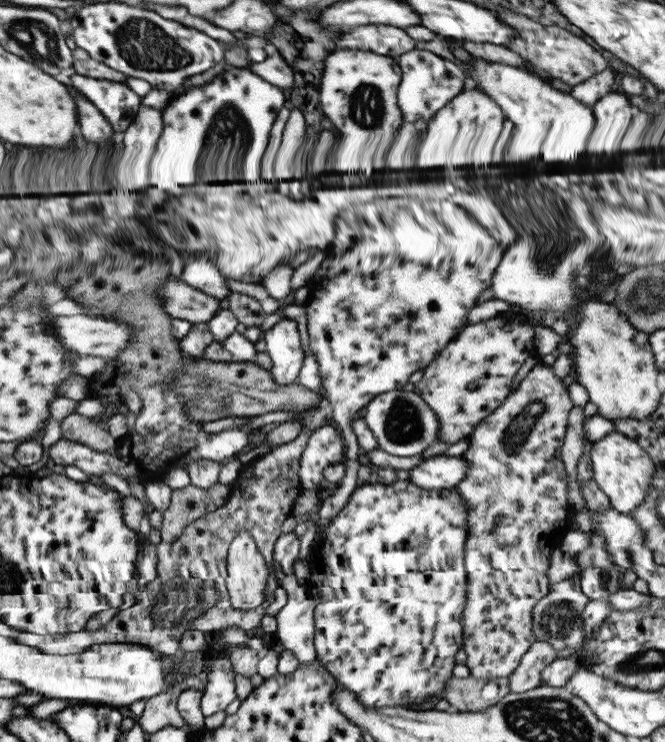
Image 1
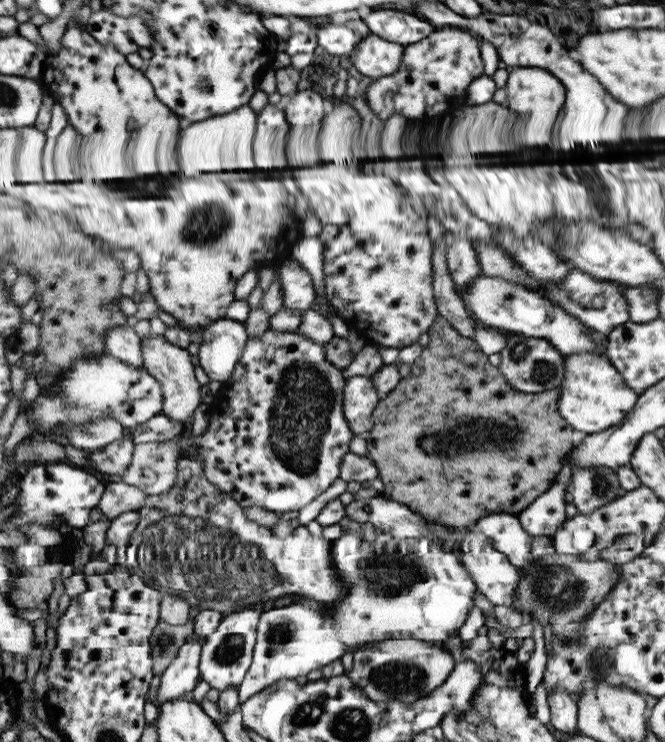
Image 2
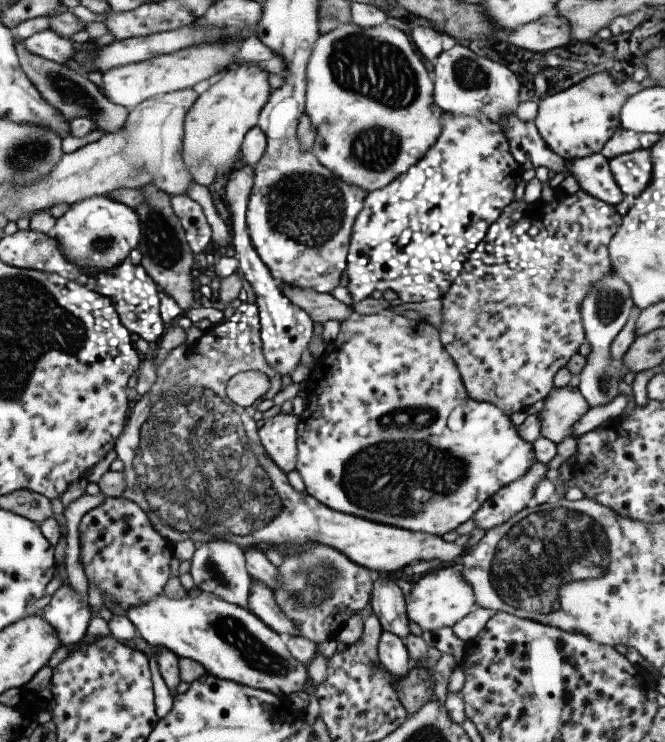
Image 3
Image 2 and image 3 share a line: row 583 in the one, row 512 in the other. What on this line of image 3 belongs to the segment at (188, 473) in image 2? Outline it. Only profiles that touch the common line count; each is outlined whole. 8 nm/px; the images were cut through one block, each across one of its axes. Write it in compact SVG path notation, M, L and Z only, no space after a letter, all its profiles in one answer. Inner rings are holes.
M235 303L229 319L223 319L204 331L203 336L186 348L183 359L165 373L156 374L153 386L127 416L127 426L115 438L113 450L122 462L125 490L122 497L135 502L145 511L153 528L163 534L165 530L185 532L192 542L205 544L209 540L235 540L239 548L279 548L284 554L299 552L311 544L321 544L337 550L351 562L372 572L397 572L417 561L426 566L452 560L466 551L454 542L445 542L441 537L421 532L409 532L395 526L375 523L327 508L308 494L299 494L287 483L285 473L266 455L255 426L255 406L245 409L231 405L225 394L226 382L237 373L259 371L269 380L270 388L264 394L271 399L279 392L280 375L265 360L260 347L258 310L254 303ZM234 410L239 414L239 426L230 425L230 417L224 411Z

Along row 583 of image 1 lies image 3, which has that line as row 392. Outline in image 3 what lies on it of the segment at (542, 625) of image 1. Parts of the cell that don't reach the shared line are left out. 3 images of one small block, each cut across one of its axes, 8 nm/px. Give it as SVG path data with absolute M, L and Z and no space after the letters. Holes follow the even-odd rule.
M571 386L553 389L537 407L540 436L557 446L565 438L573 436L573 424L588 409L588 405L578 398Z

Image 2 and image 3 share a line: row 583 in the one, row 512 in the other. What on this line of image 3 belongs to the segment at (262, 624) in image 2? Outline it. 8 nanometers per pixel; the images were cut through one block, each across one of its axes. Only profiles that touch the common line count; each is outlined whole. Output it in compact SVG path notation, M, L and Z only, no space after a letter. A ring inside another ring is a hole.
M398 302L388 308L383 308L377 314L352 312L351 316L347 316L347 320L341 322L337 338L329 342L325 348L325 352L330 352L331 355L328 359L317 361L316 367L311 368L305 380L306 405L298 416L297 462L295 462L294 470L301 477L307 494L331 510L371 522L395 526L409 530L409 532L421 532L441 537L445 532L454 530L459 524L473 516L479 506L501 486L507 486L517 478L521 478L536 460L531 450L531 443L525 442L517 434L516 426L511 424L505 413L493 404L481 404L475 400L469 400L469 396L463 390L463 384L461 384L461 378L453 360L449 360L449 354L441 346L438 329L433 328L426 321L407 318L405 312L411 311L410 305L406 303L402 311L401 303Z

